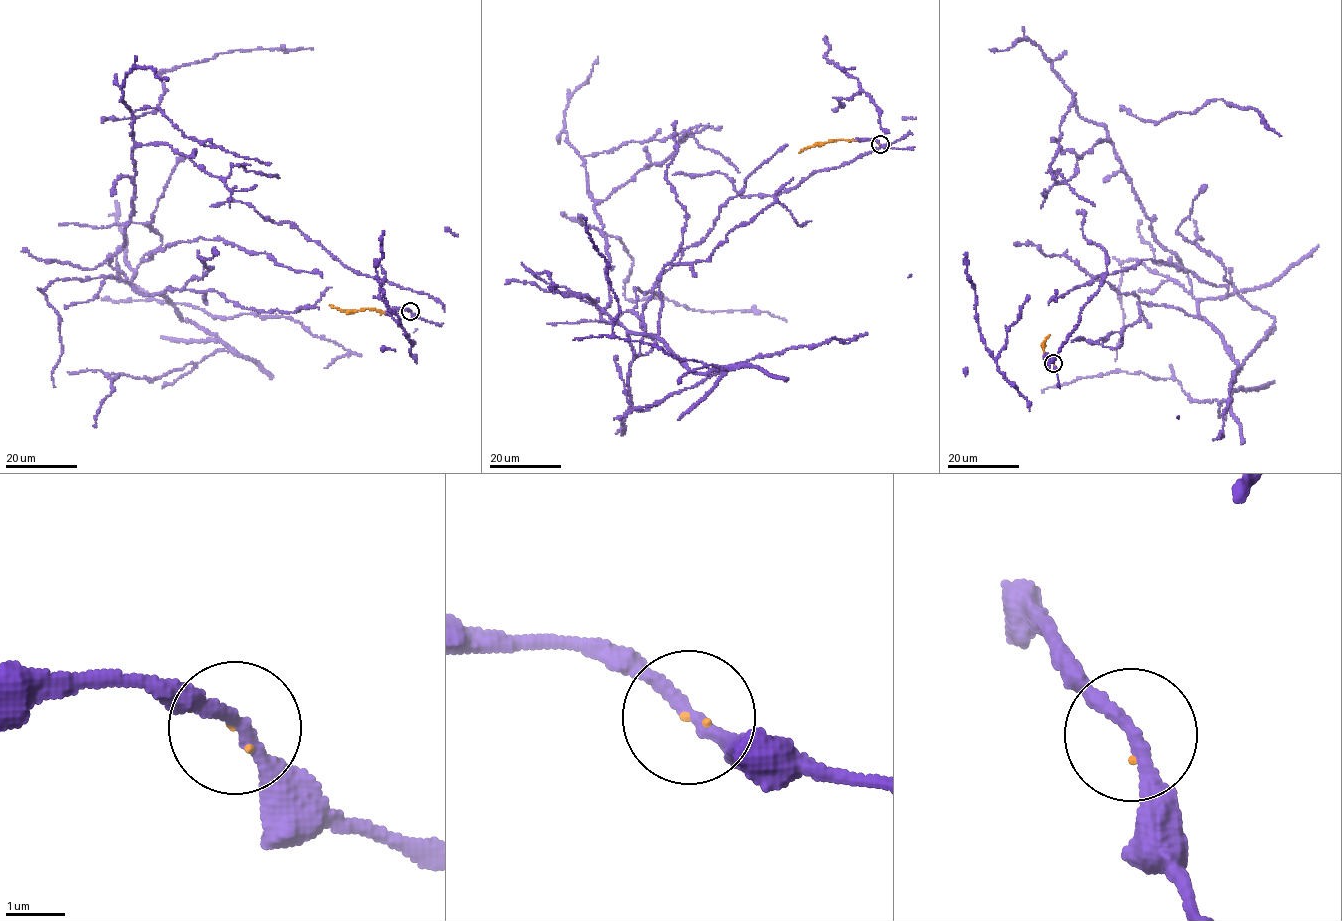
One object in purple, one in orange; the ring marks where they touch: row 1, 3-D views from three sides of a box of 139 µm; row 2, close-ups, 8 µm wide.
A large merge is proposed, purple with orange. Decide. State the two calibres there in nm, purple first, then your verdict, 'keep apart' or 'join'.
240 nm thick on the purple side, 40 nm on the other; join

